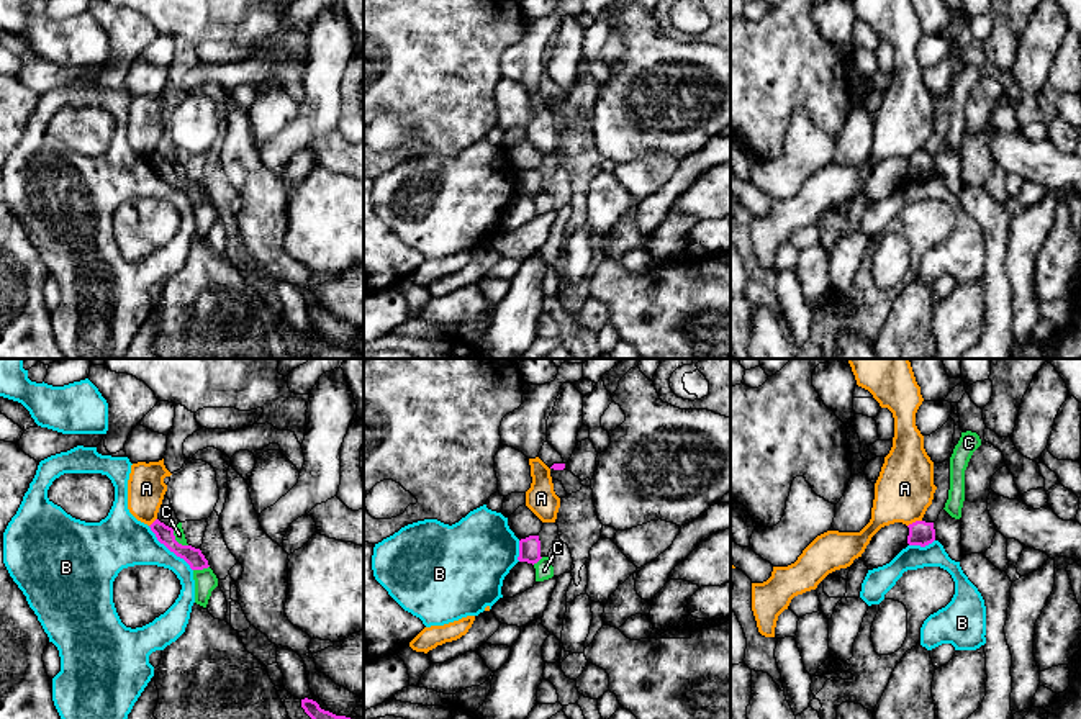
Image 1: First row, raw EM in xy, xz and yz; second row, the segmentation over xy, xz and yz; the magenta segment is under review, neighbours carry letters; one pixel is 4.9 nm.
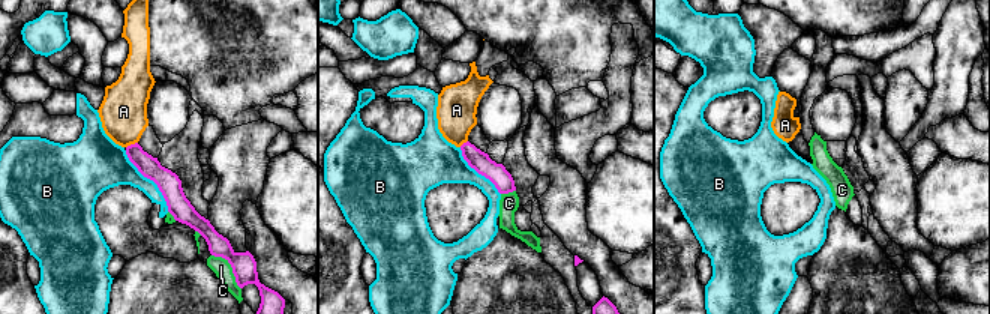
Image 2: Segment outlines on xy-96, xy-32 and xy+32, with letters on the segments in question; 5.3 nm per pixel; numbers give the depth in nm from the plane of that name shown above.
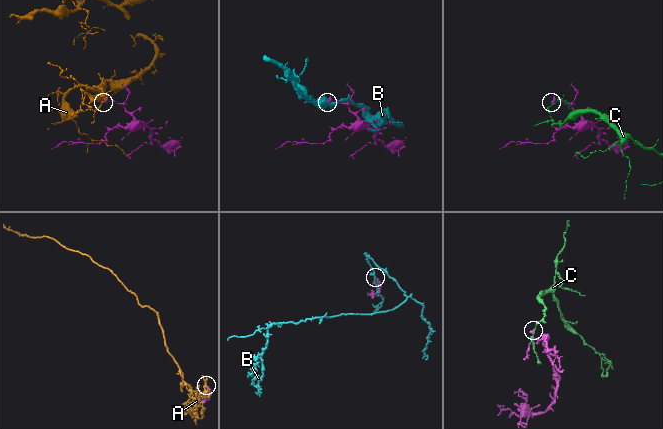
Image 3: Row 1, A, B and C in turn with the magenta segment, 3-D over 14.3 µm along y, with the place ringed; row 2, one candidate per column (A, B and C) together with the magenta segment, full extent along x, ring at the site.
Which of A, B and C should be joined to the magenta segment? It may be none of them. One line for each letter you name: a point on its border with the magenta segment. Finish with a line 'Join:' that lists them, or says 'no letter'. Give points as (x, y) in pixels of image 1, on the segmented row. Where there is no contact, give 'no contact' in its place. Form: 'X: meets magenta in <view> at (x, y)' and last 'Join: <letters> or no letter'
Join: no letter

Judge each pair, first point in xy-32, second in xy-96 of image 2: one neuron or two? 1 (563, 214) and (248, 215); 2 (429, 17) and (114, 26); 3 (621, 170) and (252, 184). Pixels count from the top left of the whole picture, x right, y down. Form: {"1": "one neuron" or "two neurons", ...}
{"1": "one neuron", "2": "one neuron", "3": "two neurons"}

